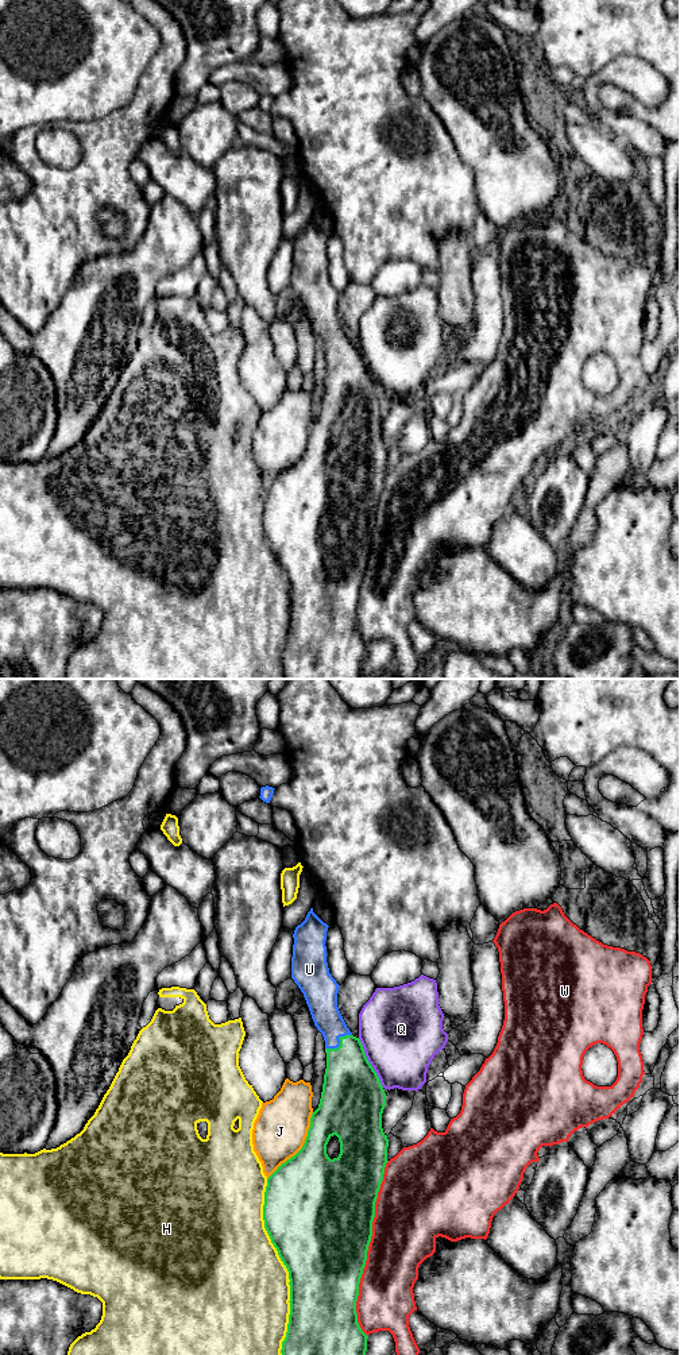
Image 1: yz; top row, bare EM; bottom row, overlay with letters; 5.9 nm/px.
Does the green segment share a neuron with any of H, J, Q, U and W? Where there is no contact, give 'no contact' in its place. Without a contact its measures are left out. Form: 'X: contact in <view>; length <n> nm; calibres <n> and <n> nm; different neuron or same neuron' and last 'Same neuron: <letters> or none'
H: contact in yz; length 1150 nm; calibres 500 and 480 nm; different neuron
J: contact in yz; length 480 nm; calibres 420 and 320 nm; different neuron
Q: contact in yz; length 340 nm; calibres 380 and 460 nm; different neuron
U: contact in yz; length 180 nm; calibres 320 and 180 nm; same neuron
W: contact in yz; length 1050 nm; calibres 500 and 380 nm; different neuron
Same neuron: U

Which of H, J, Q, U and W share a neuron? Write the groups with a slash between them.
H / J / Q / U / W

